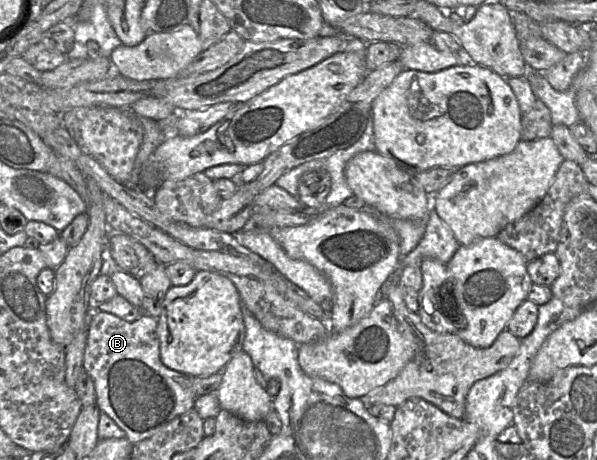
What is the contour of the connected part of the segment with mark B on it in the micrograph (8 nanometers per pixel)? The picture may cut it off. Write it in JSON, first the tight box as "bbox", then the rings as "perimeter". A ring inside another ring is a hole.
{"bbox":[84,310,196,444],"perimeter":[[[92,310],[84,370],[94,382],[96,405],[116,422],[132,444],[151,437],[195,405],[196,396],[191,391],[191,378],[195,376],[185,375],[162,363],[158,319],[146,314],[128,322],[112,313]]]}

